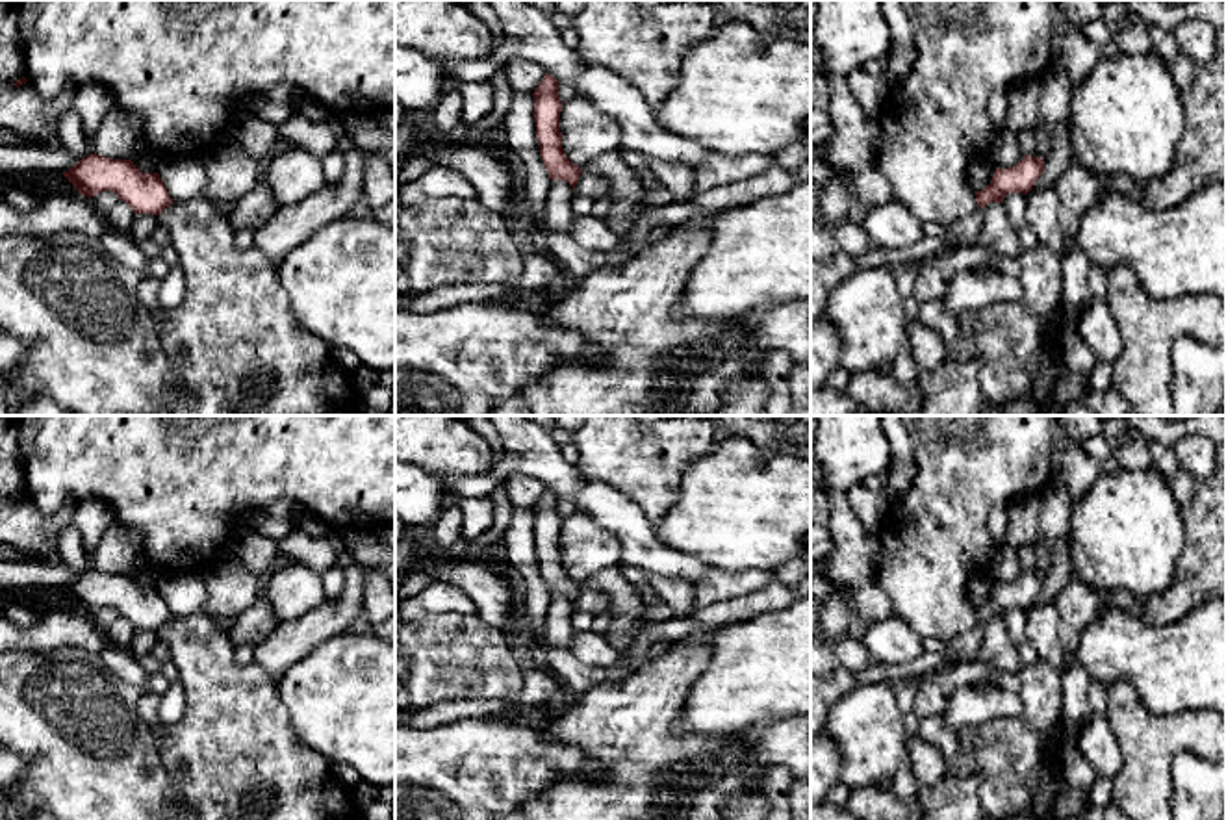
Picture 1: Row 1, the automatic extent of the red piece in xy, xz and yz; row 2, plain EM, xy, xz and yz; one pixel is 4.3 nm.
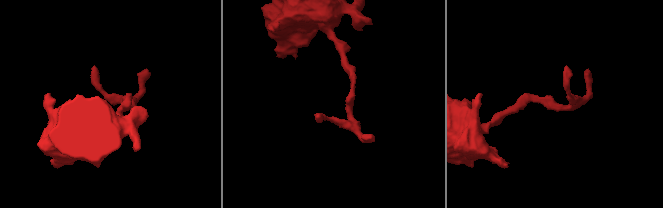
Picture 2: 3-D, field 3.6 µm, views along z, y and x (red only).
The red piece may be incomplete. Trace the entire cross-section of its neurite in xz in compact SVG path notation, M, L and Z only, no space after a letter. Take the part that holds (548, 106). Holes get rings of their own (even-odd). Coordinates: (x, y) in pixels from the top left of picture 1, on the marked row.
M549 72L534 89L532 117L536 122L536 139L542 161L549 173L551 182L560 178L573 189L582 174L581 167L571 163L562 148L558 82Z

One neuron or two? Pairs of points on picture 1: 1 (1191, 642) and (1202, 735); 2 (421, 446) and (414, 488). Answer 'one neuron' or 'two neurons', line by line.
1: two neurons
2: two neurons

